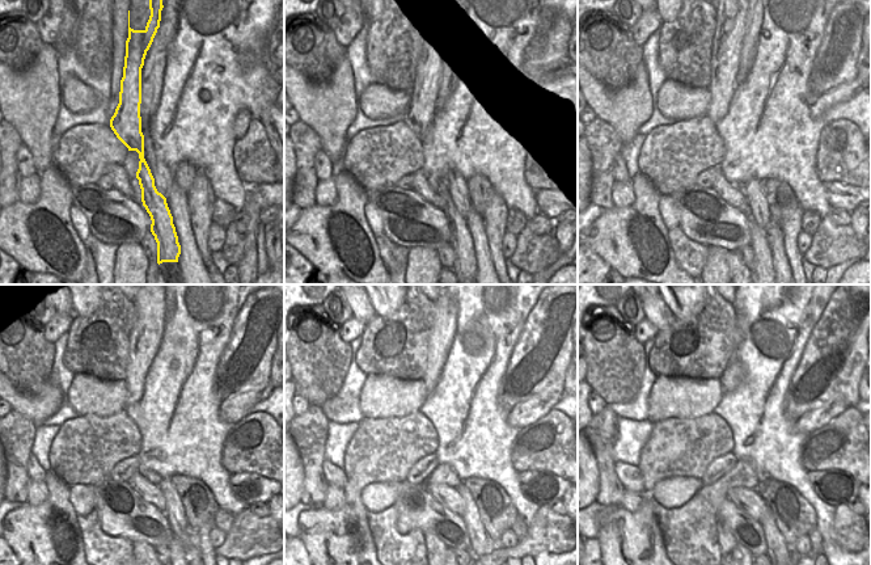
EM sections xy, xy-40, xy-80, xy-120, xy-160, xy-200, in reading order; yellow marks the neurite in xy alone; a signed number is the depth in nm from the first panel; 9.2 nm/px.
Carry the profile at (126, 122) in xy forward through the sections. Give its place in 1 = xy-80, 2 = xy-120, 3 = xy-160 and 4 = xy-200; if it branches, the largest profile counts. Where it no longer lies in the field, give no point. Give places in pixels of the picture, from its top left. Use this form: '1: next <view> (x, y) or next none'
1: next xy-80 (731, 28)
2: next xy-120 (149, 315)
3: next xy-160 (442, 337)
4: next xy-200 (736, 334)

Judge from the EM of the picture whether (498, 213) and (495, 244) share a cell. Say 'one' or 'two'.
one

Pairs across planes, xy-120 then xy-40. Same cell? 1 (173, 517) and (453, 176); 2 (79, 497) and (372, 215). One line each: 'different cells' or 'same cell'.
1: same cell
2: same cell

